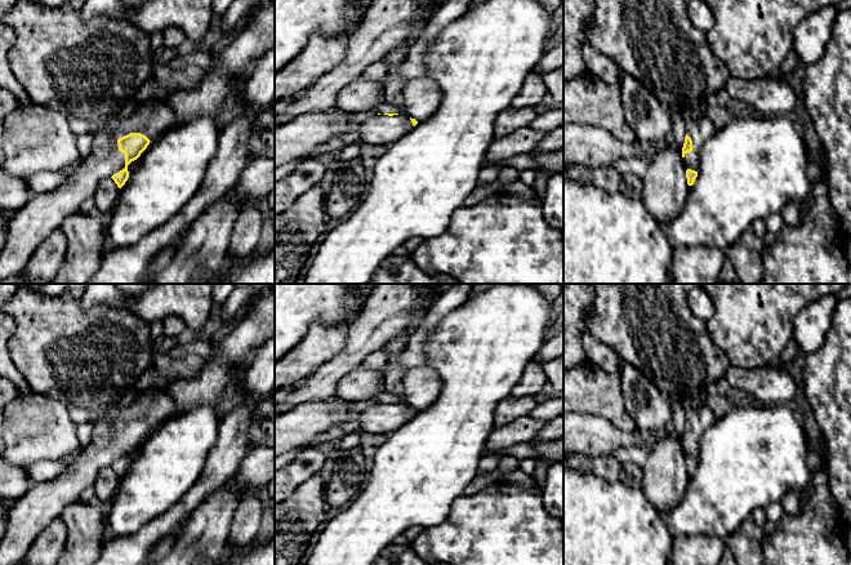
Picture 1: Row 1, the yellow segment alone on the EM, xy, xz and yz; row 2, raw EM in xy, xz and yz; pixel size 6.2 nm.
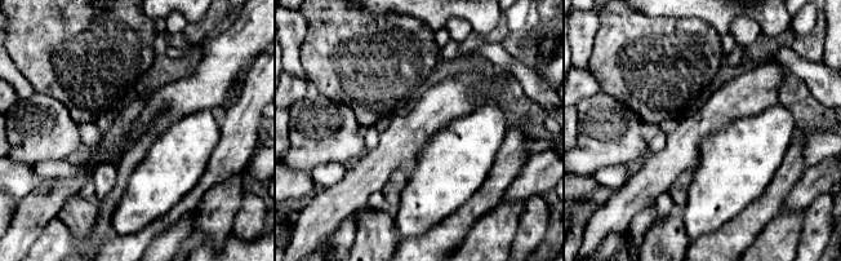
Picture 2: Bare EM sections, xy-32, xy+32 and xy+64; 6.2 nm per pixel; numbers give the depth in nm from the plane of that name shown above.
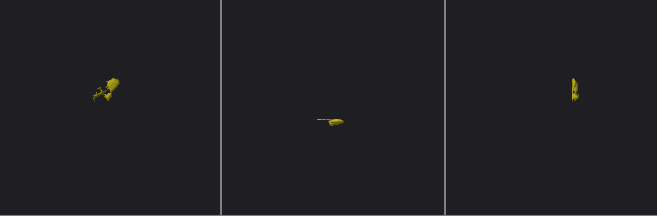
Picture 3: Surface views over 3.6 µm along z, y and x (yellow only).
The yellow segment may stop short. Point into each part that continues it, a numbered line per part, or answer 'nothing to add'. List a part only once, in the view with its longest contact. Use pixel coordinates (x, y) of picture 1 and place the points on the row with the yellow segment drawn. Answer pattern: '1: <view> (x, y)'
1: xy (31, 225)

